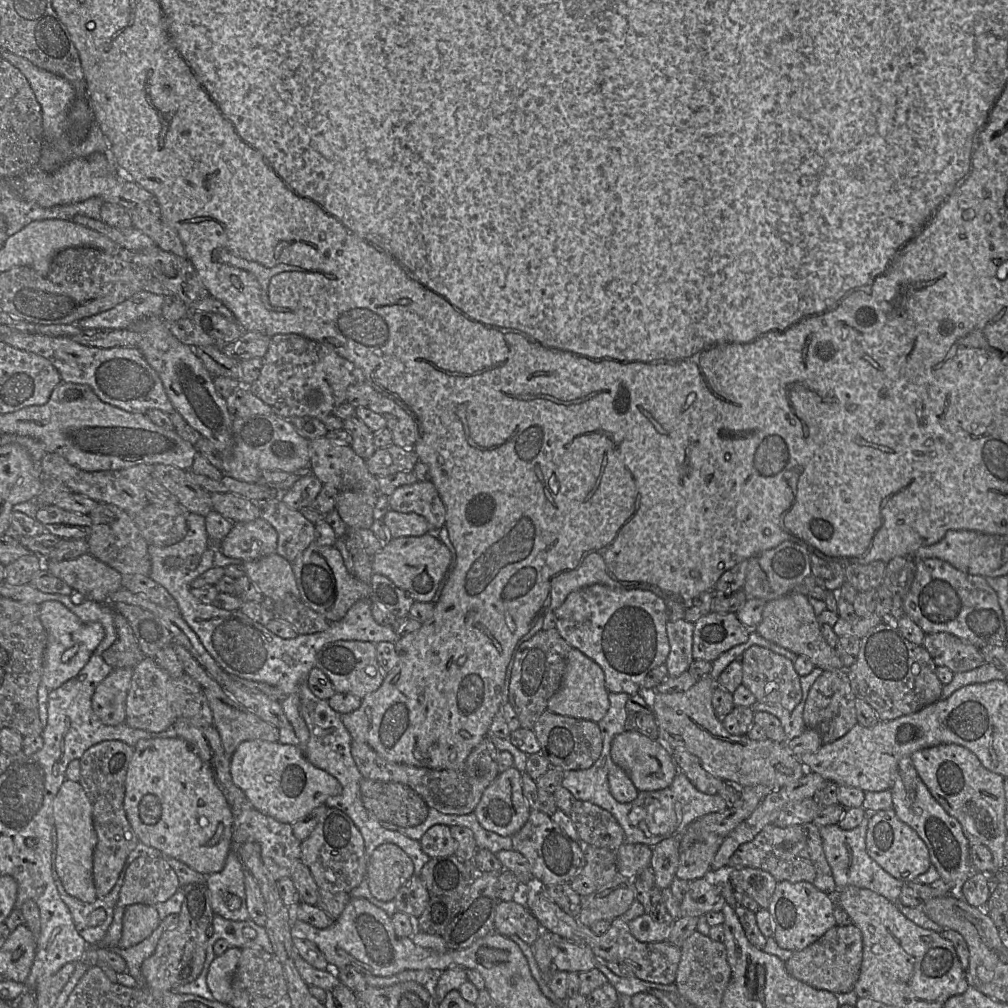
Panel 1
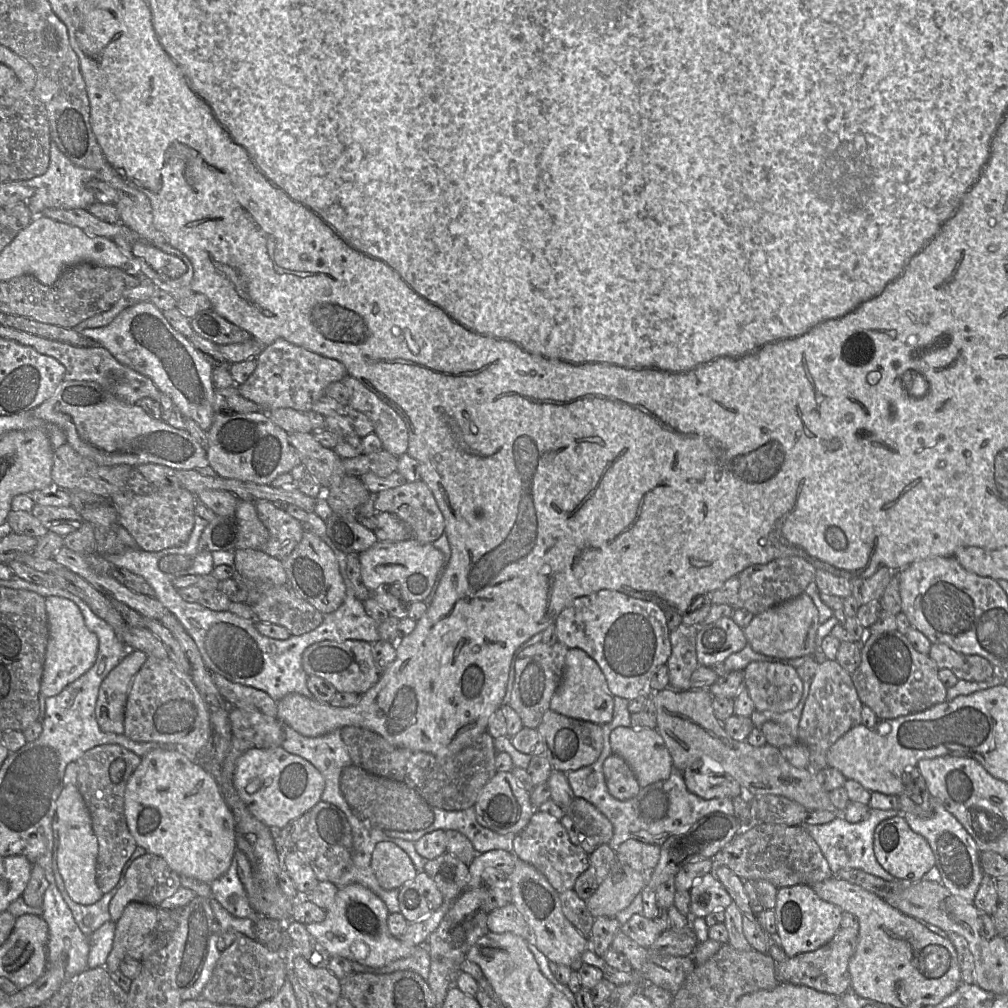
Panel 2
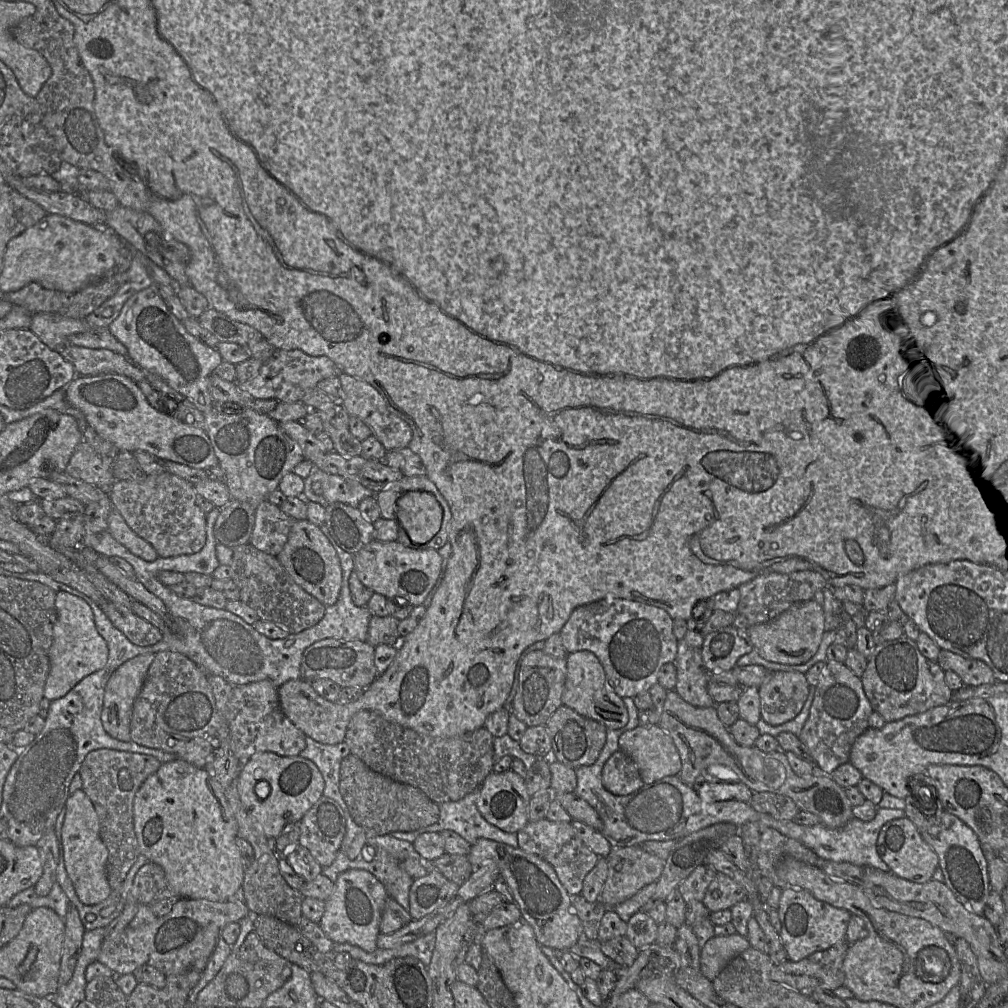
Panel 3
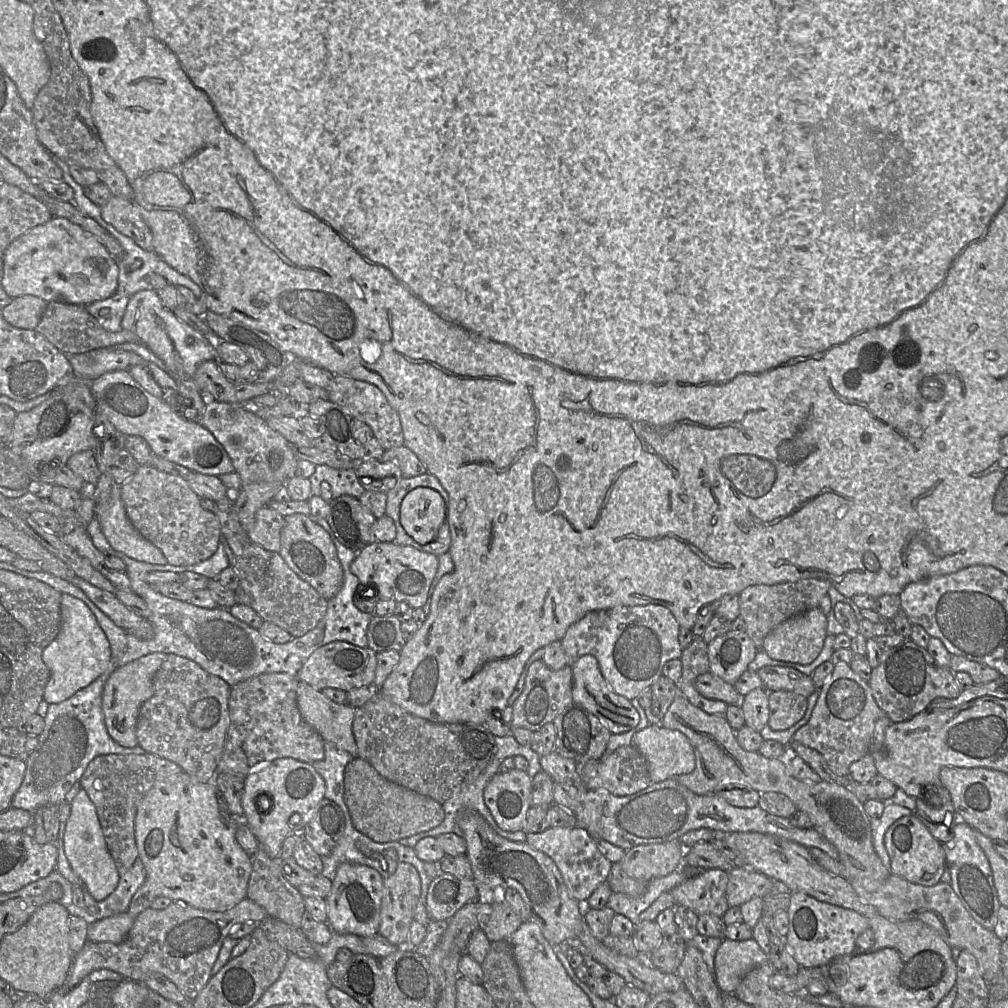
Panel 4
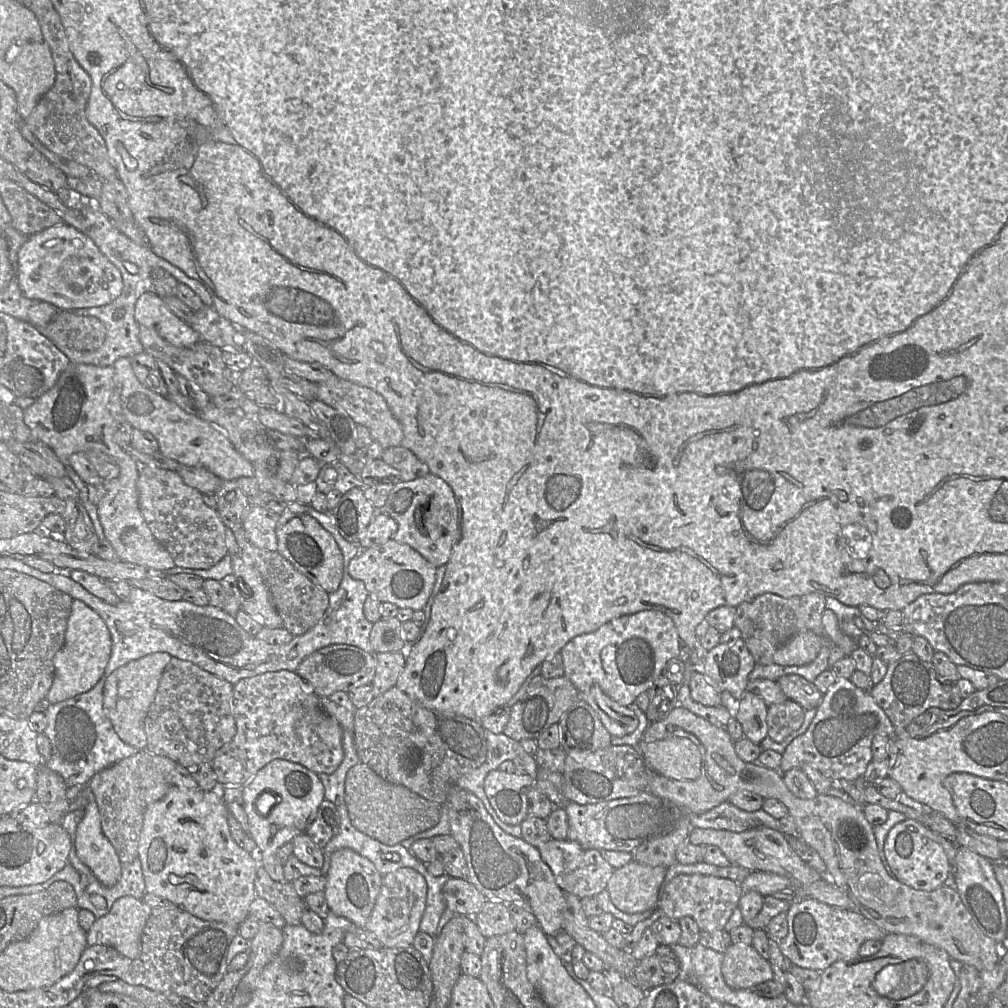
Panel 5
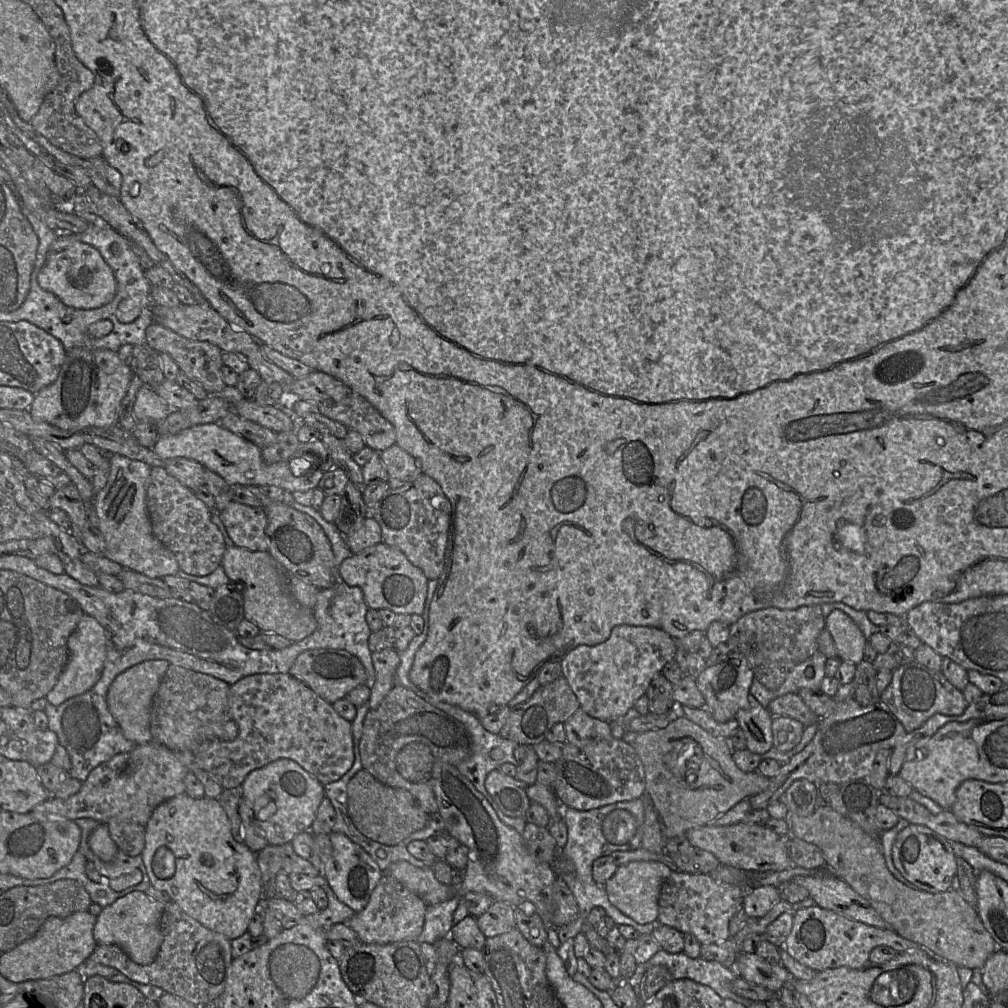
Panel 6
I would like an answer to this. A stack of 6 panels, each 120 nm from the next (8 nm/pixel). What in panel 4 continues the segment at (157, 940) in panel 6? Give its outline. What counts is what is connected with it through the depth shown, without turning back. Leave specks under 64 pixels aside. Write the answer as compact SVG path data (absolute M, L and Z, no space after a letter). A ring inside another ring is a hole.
M127 912L98 920L88 925L87 942L122 943L134 924Z

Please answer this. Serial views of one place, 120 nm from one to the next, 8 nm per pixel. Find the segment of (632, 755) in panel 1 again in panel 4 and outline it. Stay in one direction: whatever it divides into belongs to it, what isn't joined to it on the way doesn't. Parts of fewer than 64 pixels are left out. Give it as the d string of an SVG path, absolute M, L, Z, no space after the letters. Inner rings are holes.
M650 724L633 736L631 745L646 759L652 783L669 777L688 777L695 771L693 747L678 730Z

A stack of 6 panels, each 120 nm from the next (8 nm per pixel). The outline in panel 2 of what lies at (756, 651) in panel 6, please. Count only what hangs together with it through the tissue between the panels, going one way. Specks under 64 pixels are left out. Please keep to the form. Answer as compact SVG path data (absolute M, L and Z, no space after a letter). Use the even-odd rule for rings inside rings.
M798 556L778 558L765 564L754 564L748 566L738 574L740 588L738 591L737 605L733 607L744 608L753 615L764 612L771 607L804 593L809 583L815 581L816 570L817 569L815 569L811 563Z

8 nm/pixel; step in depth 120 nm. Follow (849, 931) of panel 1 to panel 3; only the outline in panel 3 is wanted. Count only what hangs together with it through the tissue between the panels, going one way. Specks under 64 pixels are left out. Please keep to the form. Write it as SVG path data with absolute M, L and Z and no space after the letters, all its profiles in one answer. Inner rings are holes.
M844 939L798 962L787 960L772 970L771 979L798 992L833 991L844 985L843 961L849 946Z

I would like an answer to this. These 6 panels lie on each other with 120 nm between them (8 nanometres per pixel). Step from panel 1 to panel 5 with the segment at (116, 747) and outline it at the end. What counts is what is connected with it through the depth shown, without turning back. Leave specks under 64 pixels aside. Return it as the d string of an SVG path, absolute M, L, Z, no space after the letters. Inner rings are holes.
M147 750L122 759L97 772L89 781L98 805L102 831L115 848L122 864L131 863L138 857L138 844L146 809L144 793L156 783L167 782L182 789L197 789L198 783L181 764L155 755Z

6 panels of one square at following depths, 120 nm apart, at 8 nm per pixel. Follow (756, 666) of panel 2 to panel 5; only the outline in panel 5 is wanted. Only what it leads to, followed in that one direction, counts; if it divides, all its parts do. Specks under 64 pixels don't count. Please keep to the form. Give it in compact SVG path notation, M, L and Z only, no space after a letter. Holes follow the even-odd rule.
M788 699L767 706L767 736L778 743L784 741L791 733L800 729L804 711L798 703Z

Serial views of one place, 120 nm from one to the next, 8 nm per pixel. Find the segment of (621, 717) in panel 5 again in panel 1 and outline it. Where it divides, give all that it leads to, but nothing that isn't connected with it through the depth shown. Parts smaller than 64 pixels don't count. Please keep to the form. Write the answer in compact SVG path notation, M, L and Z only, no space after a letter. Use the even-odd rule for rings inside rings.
M576 648L568 654L566 669L556 693L548 700L547 710L555 714L576 719L599 722L609 709L609 691L605 688L602 668L591 658Z

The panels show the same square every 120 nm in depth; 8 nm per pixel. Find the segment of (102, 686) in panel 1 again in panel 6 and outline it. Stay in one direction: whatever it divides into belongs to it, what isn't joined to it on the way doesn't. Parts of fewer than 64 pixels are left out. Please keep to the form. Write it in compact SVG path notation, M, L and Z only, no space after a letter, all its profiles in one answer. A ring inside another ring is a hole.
M163 659L143 661L120 673L109 687L106 697L109 711L119 724L124 737L137 745L153 741L150 731L151 706L169 665Z

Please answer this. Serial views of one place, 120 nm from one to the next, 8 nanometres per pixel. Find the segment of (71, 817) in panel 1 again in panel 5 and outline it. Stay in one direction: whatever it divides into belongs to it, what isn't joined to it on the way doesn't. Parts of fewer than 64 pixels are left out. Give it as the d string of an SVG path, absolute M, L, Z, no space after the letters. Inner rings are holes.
M87 785L81 787L85 807L75 835L76 853L98 881L104 887L111 888L121 877L122 863L102 831L100 813L92 790Z

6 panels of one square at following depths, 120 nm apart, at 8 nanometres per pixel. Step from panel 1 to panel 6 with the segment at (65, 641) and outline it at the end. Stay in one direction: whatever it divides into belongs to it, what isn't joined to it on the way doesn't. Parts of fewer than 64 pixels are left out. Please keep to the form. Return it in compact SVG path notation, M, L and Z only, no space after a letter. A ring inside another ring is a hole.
M85 614L67 641L68 662L55 686L45 696L48 703L59 706L64 701L91 689L101 676L106 660L106 637L104 628L92 616Z

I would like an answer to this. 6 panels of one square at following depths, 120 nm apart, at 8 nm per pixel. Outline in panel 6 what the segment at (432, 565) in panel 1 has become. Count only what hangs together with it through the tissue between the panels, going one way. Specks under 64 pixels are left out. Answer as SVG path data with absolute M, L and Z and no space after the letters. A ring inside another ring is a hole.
M381 542L353 554L342 562L340 574L349 586L361 588L369 609L389 609L396 615L422 615L424 611L430 580L397 547Z

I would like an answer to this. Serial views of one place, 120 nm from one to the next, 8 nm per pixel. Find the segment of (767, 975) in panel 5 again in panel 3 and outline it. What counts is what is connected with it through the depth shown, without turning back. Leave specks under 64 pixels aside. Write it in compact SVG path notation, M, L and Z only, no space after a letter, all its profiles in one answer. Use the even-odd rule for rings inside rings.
M739 934L715 936L701 948L700 971L711 982L737 955L751 947L747 937Z

